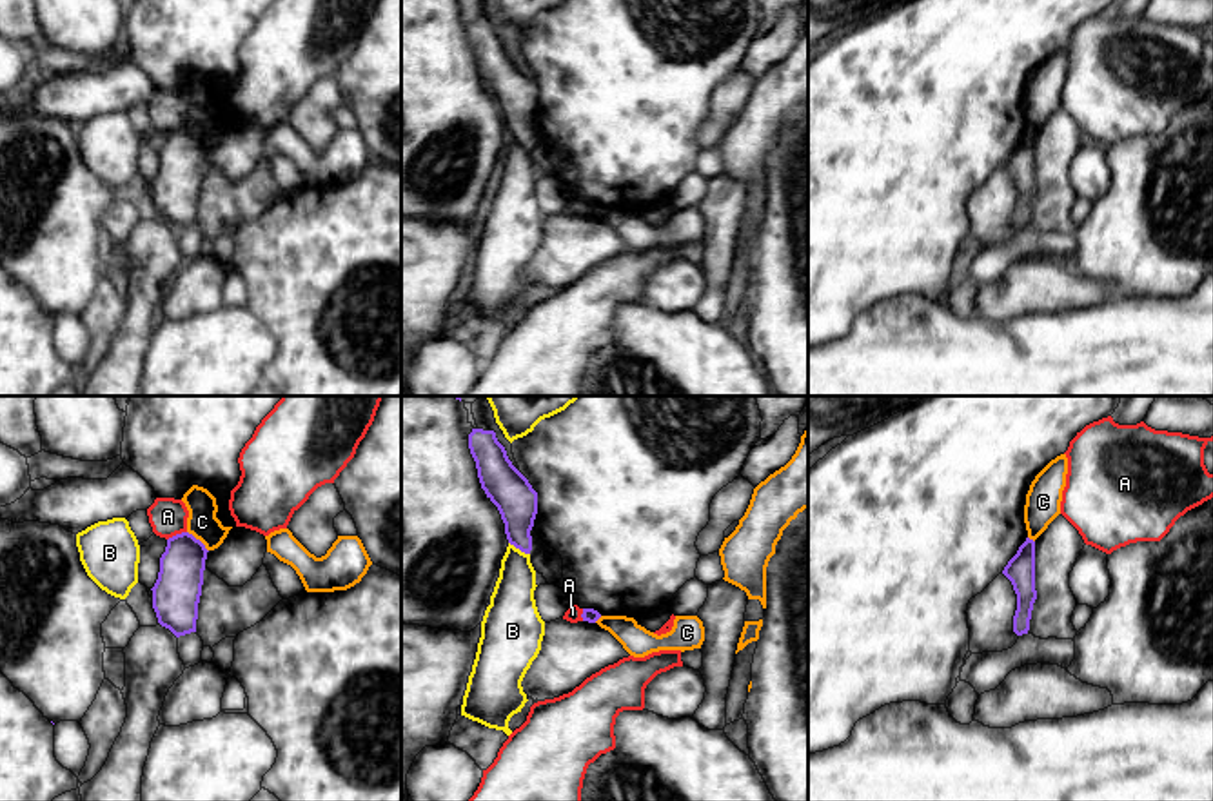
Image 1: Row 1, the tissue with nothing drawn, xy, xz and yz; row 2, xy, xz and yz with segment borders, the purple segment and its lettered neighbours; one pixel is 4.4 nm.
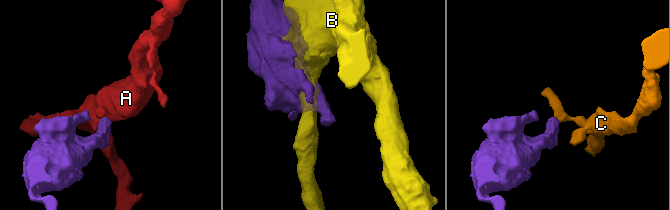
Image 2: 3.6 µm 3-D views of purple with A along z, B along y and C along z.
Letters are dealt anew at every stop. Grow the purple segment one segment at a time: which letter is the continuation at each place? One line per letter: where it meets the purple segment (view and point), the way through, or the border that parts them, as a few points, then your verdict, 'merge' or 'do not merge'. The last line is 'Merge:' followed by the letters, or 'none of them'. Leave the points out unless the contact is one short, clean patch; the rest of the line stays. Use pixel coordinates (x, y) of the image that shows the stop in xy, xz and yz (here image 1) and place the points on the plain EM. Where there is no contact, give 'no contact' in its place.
A: contact xy (177, 128); border xy (186, 124), (167, 133); do not merge
B: contact xz (520, 142); do not merge
C: contact xy (198, 133); border xy (187, 124), (207, 144); do not merge
Merge: none of them

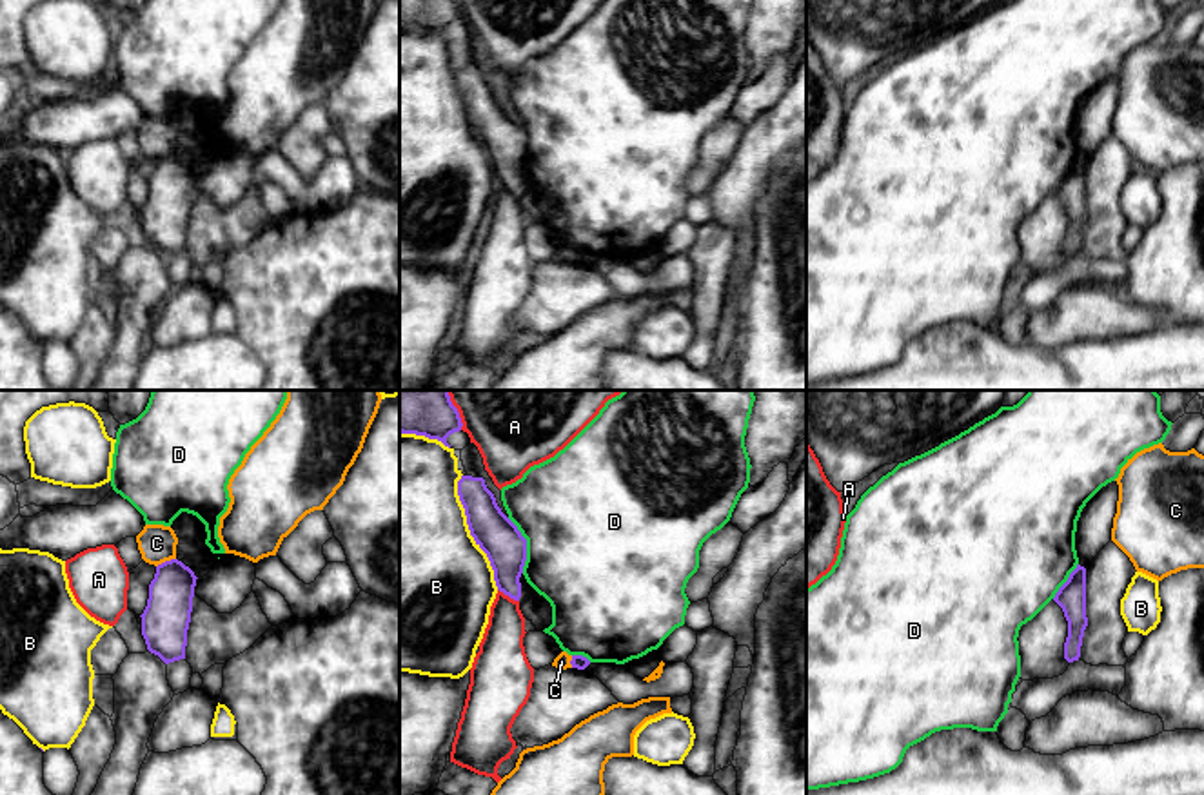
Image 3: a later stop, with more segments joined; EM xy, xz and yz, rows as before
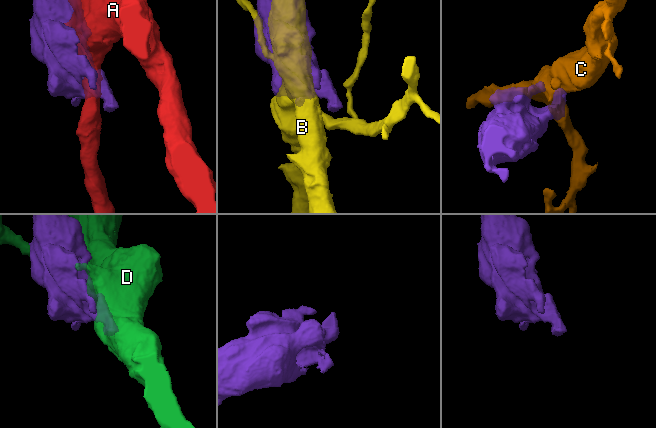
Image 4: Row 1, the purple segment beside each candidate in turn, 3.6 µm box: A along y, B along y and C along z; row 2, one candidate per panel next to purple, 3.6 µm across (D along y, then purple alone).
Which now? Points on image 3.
A: contact xz (509, 189); do not merge
B: contact xz (471, 126); do not merge
C: contact xy (166, 155); do not merge
D: contact xz (525, 138); do not merge
Merge: none of them

